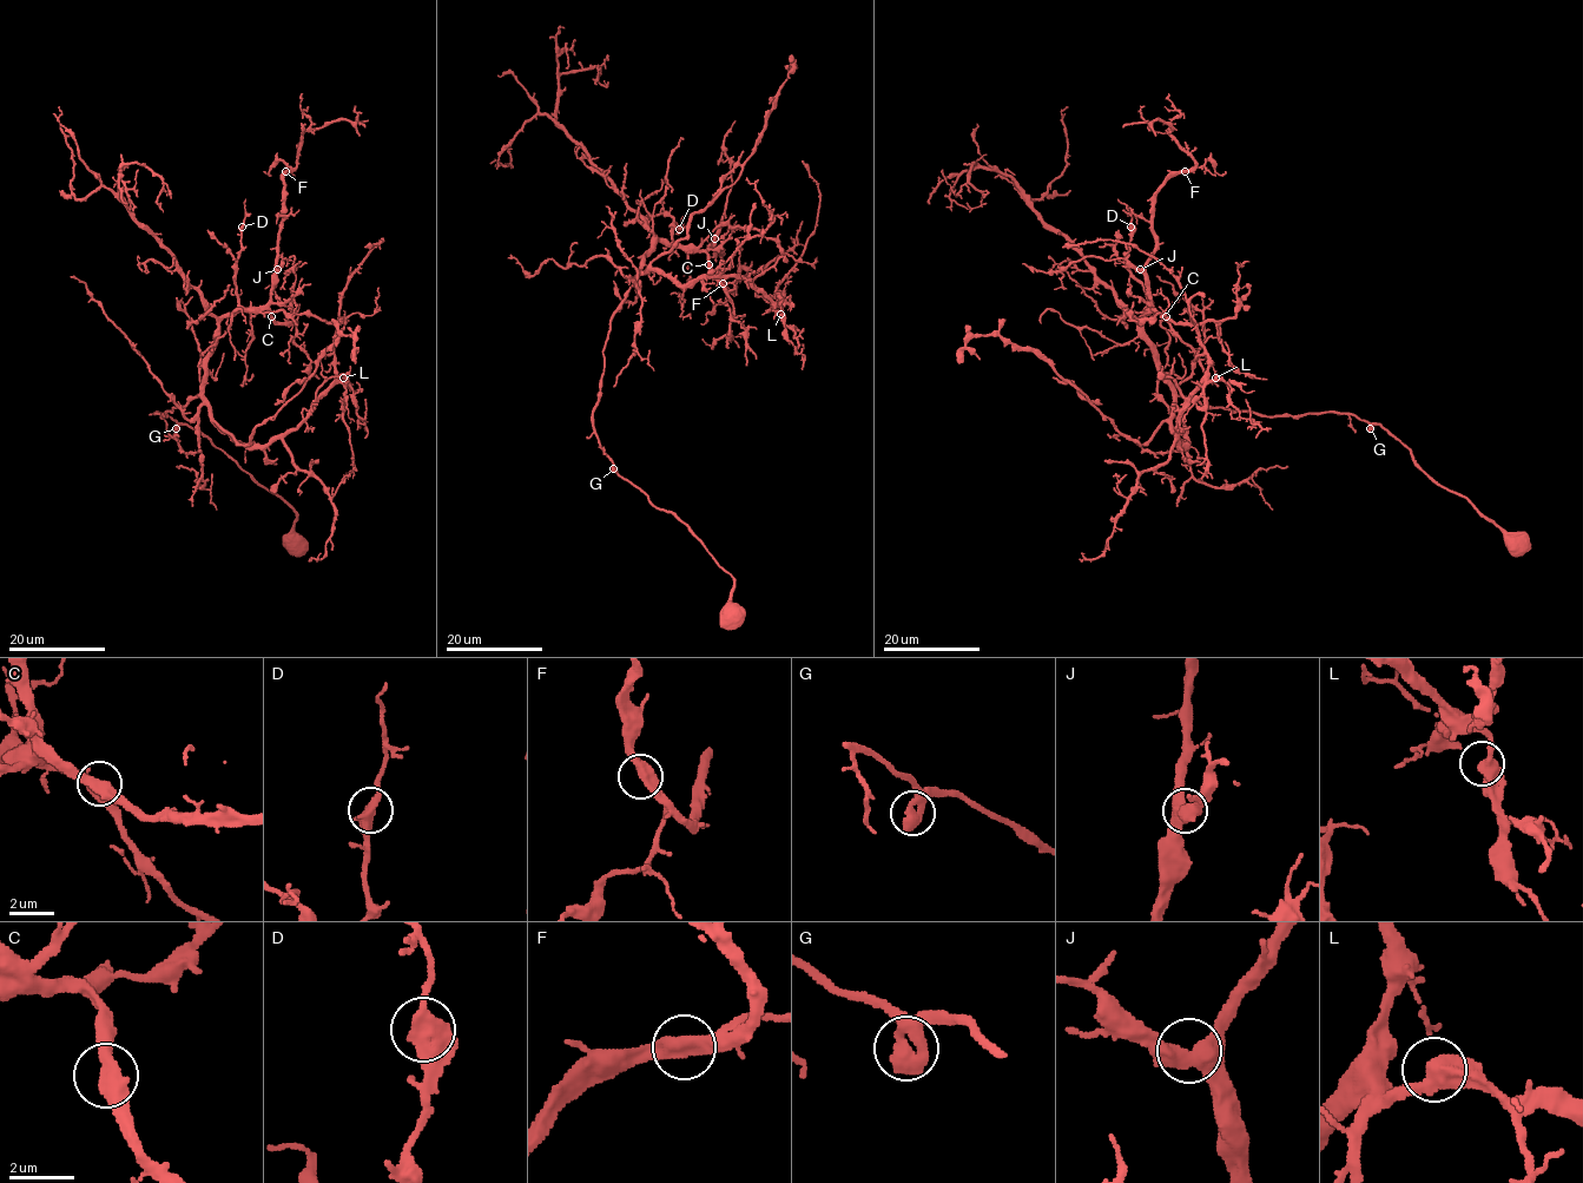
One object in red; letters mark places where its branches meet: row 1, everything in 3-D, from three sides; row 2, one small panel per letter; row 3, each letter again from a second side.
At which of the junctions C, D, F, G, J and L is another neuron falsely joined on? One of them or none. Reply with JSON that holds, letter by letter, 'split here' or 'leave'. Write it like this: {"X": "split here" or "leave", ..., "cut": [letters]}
{"C": "leave", "D": "leave", "F": "leave", "G": "leave", "J": "leave", "L": "leave", "cut": []}

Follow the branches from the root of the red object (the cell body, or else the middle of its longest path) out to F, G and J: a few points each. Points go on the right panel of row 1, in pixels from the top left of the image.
F: (1516, 540), (1380, 425), (1176, 393), (1141, 319), (1154, 192), (1185, 171)
G: (1516, 540), (1489, 521), (1464, 497), (1439, 486), (1413, 460), (1411, 452), (1380, 425), (1371, 428)
J: (1516, 540), (1439, 486), (1380, 425), (1333, 412), (1262, 416), (1178, 394), (1142, 328), (1153, 303), (1140, 269)

